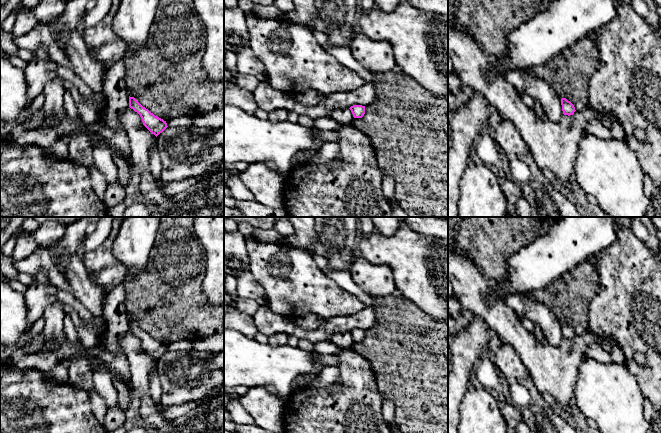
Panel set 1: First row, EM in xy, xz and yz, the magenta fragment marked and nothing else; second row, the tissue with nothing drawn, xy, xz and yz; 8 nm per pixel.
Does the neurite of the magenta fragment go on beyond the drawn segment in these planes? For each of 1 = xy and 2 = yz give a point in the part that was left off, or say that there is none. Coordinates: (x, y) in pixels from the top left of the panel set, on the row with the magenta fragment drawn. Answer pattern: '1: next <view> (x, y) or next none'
1: next none
2: next none

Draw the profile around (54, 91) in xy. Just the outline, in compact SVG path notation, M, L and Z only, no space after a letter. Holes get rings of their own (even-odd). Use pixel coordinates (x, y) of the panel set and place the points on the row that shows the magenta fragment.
M55 78L46 83L43 94L45 97L42 109L47 112L48 117L63 116L64 110L64 94L66 89L63 86L62 80Z

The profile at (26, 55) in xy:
M19 49L19 51L18 51L16 56L19 57L20 59L22 59L24 62L27 63L30 60L32 60L32 58L34 56L34 52L26 50L26 49Z

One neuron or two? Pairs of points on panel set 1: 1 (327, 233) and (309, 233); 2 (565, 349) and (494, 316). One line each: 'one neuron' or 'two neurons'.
1: two neurons
2: one neuron

